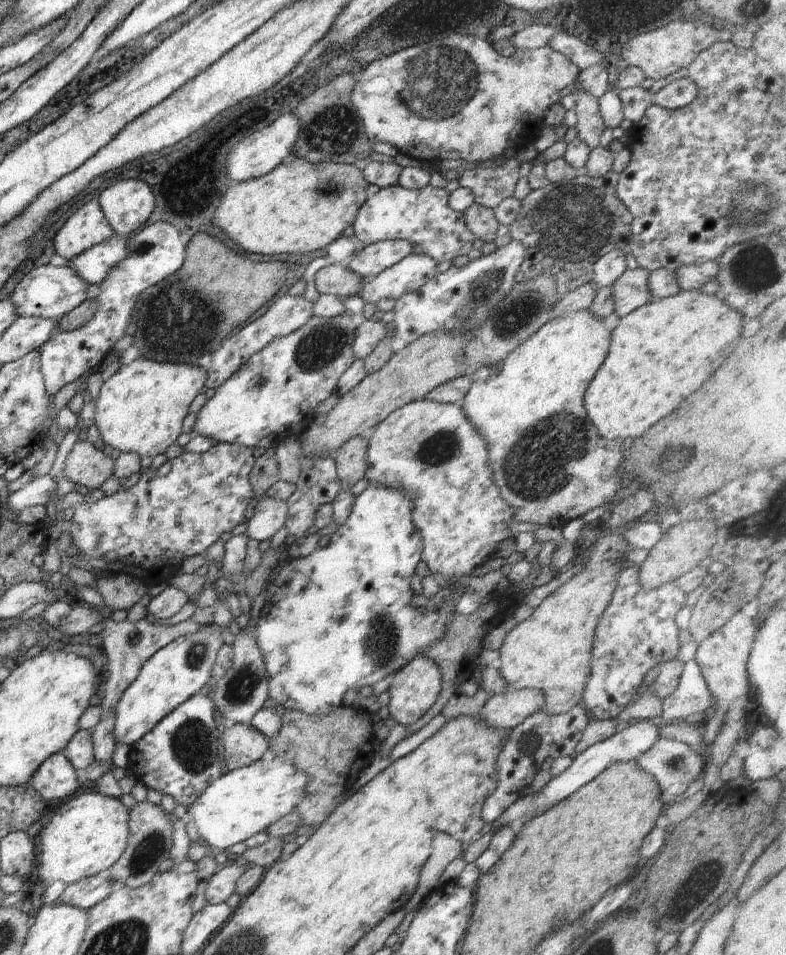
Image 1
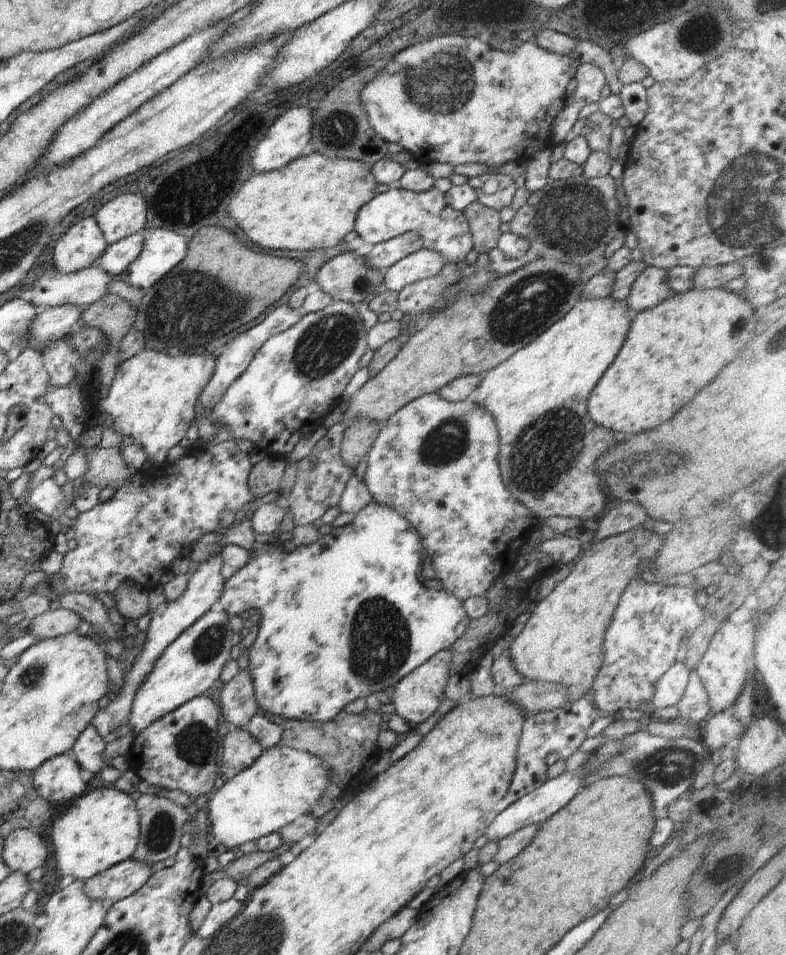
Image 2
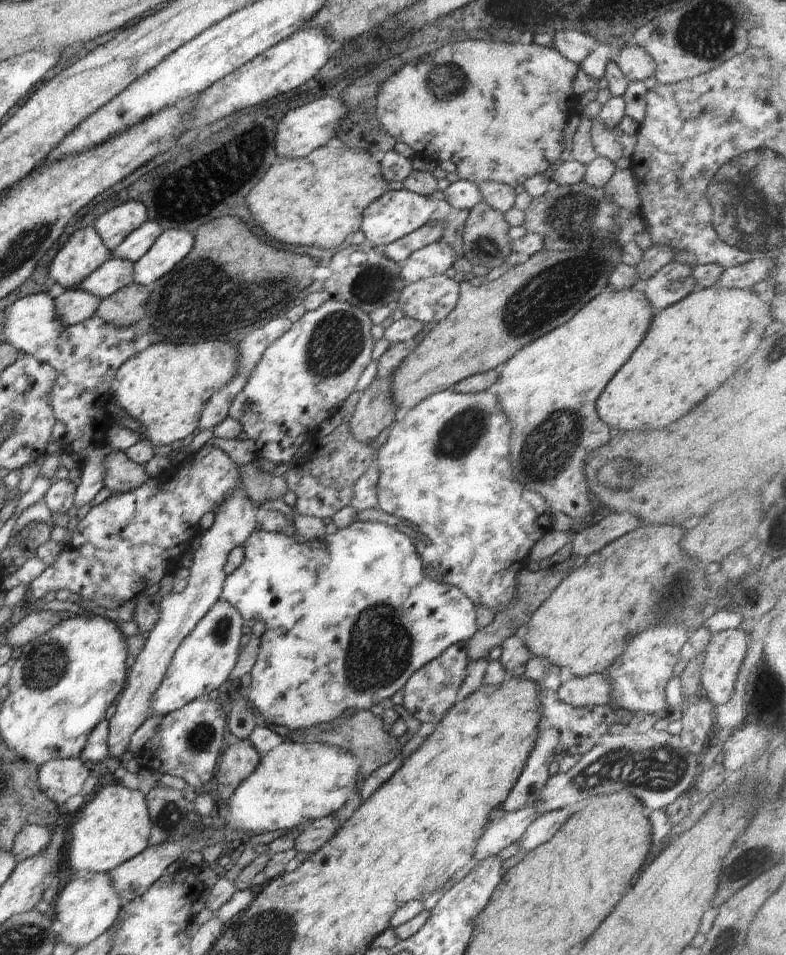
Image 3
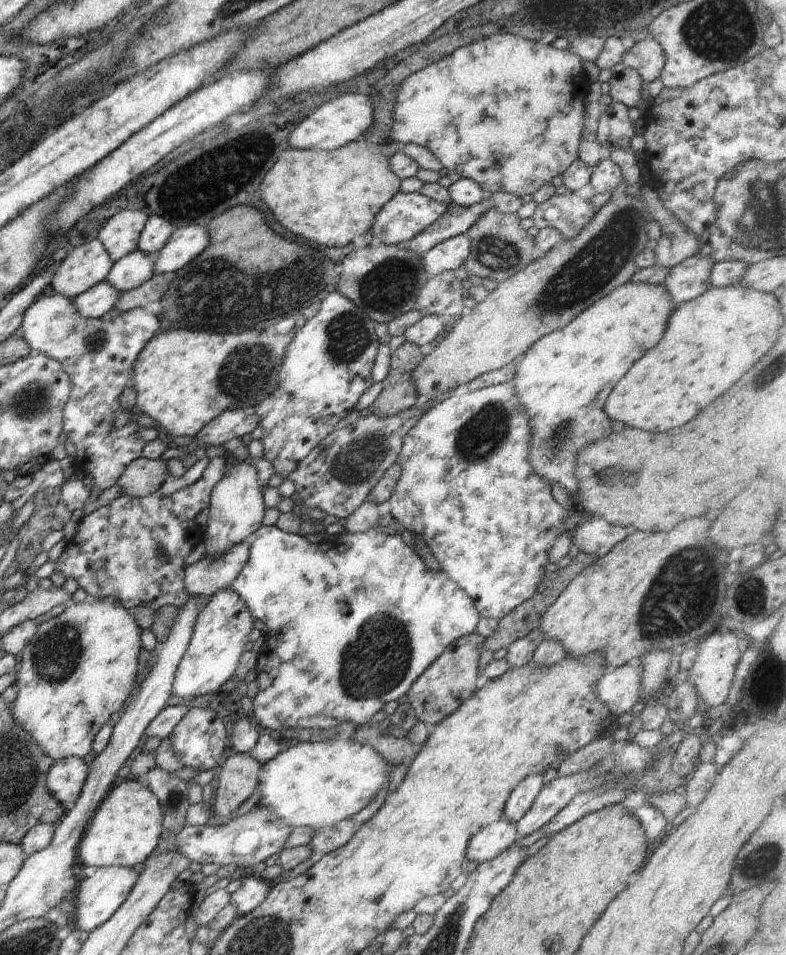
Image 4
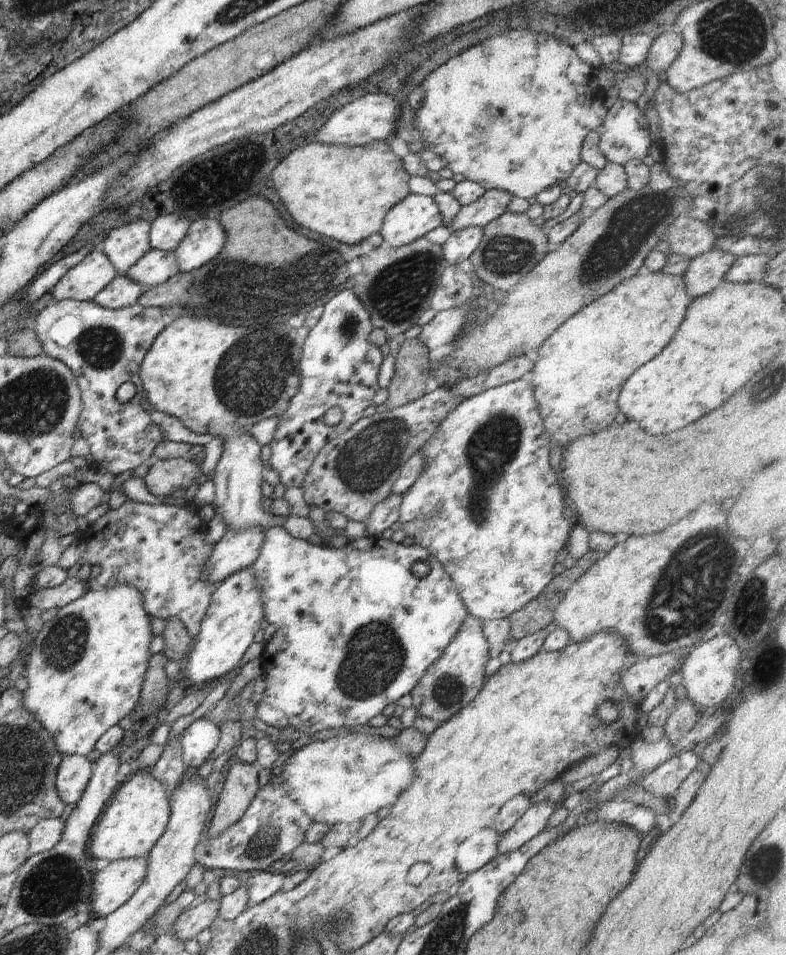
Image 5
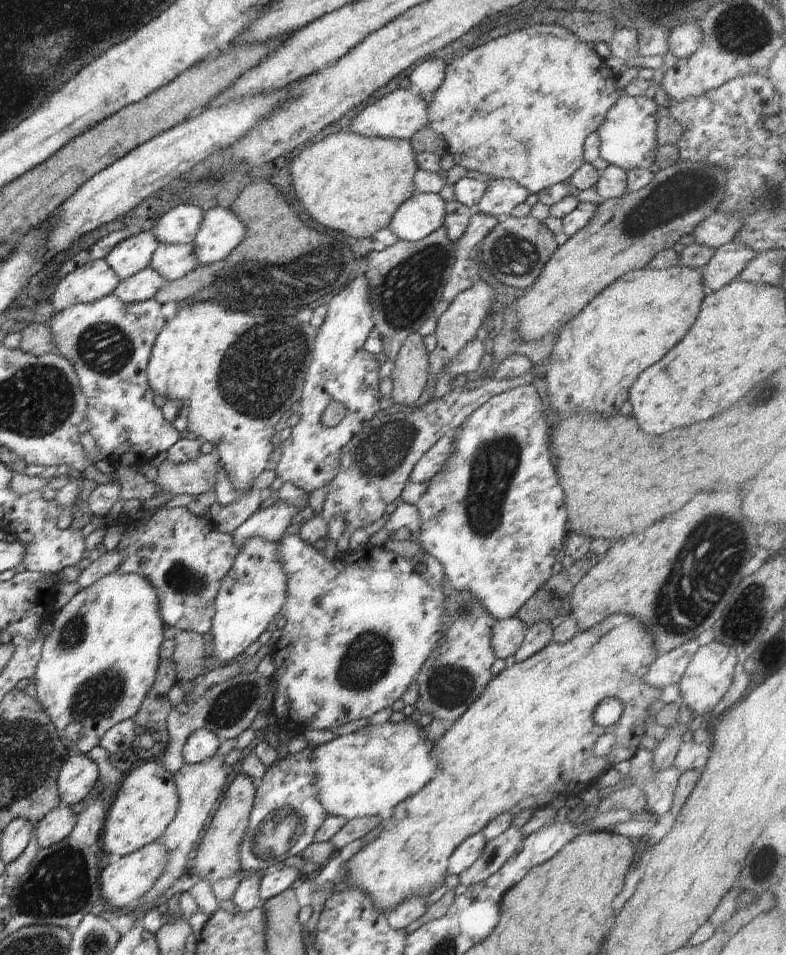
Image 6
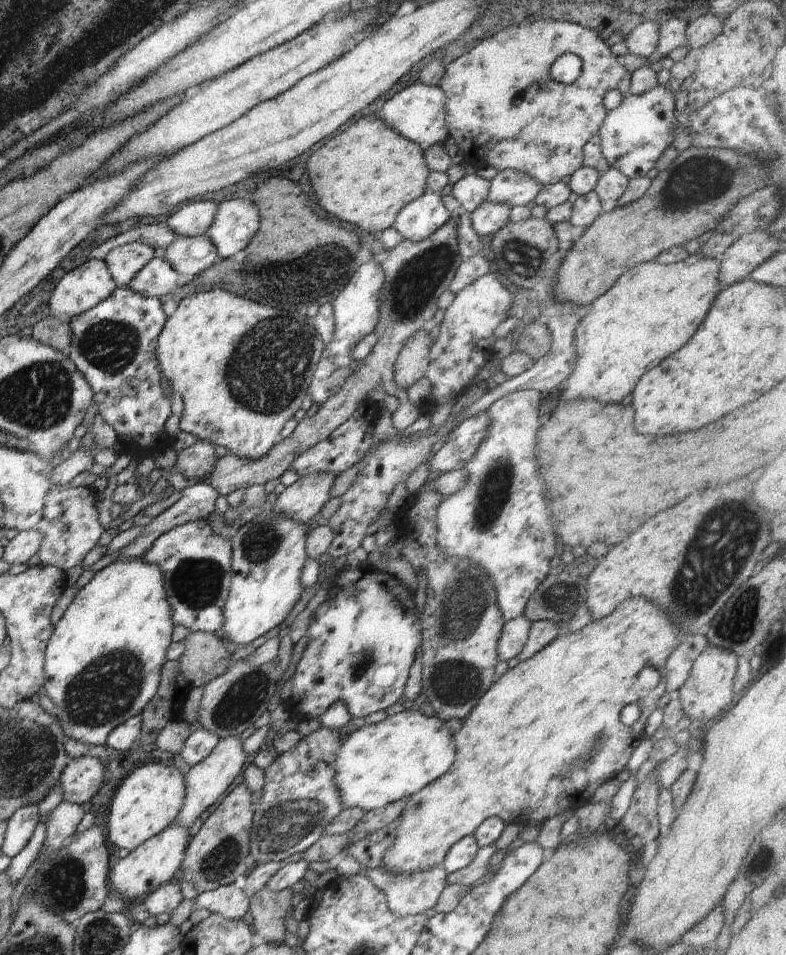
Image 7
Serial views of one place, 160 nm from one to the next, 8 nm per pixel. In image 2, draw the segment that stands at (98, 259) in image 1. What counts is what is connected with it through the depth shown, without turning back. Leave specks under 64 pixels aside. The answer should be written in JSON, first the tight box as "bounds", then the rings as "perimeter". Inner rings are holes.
{"bounds":[97,231,146,276],"perimeter":[[[140,231],[108,245],[97,262],[98,266],[102,267],[109,275],[118,276],[138,258],[145,237],[146,231]]]}

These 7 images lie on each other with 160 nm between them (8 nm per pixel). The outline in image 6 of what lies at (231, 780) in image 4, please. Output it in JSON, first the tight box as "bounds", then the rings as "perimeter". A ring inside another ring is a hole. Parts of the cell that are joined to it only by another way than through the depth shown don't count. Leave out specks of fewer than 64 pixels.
{"bounds":[188,773,257,884],"perimeter":[[[240,773],[227,786],[222,802],[220,802],[216,814],[210,820],[208,830],[204,832],[204,837],[198,846],[196,856],[192,859],[188,873],[196,874],[210,884],[232,875],[242,874],[239,850],[249,825],[251,810],[254,807],[253,800],[257,793],[255,785],[256,783],[249,776]]]}

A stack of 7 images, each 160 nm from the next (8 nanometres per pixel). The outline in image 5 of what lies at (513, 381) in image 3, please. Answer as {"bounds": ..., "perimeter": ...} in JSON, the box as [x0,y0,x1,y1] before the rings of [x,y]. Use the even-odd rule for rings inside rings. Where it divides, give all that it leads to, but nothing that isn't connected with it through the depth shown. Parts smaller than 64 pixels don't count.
{"bounds":[533,271,693,444],"perimeter":[[[650,271],[646,275],[634,275],[633,277],[627,278],[617,284],[610,292],[603,294],[600,298],[594,300],[590,304],[587,304],[584,308],[581,308],[574,316],[571,316],[564,324],[561,324],[545,341],[544,344],[539,348],[538,360],[534,365],[534,374],[536,374],[536,384],[533,387],[533,393],[535,399],[539,404],[539,415],[543,420],[543,425],[547,430],[548,436],[551,438],[552,444],[554,441],[562,444],[568,444],[579,436],[584,434],[590,434],[590,432],[600,432],[604,428],[608,428],[616,414],[620,412],[616,400],[618,400],[618,394],[620,394],[620,388],[622,384],[642,366],[646,364],[650,358],[654,358],[658,352],[662,352],[662,348],[672,340],[672,336],[676,334],[678,327],[686,316],[688,305],[693,301],[689,292],[687,291],[683,275],[671,275],[663,273],[662,271],[652,272]]]}

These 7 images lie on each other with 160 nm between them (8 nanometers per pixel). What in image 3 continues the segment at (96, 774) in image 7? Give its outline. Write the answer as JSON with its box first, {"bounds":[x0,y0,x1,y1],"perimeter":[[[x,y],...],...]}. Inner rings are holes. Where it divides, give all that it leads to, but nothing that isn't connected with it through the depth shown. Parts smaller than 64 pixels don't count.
{"bounds":[39,757,90,805],"perimeter":[[[78,757],[54,759],[39,766],[39,787],[57,805],[78,794],[90,775],[87,765]]]}

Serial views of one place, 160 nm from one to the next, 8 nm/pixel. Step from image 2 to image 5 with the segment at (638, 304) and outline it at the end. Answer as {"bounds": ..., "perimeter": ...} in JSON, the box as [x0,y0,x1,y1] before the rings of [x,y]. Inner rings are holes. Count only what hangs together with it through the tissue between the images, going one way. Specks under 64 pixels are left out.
{"bounds":[683,248,737,299],"perimeter":[[[714,248],[691,260],[691,265],[683,274],[683,279],[692,299],[704,296],[720,286],[723,276],[734,264],[737,256],[723,253]]]}

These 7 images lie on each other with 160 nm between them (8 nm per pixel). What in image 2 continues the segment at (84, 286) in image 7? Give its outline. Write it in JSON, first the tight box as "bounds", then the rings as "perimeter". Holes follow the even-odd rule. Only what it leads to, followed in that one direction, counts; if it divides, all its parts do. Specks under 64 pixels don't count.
{"bounds":[53,217,108,275],"perimeter":[[[95,217],[80,220],[57,240],[53,266],[67,275],[81,271],[97,264],[108,245]]]}

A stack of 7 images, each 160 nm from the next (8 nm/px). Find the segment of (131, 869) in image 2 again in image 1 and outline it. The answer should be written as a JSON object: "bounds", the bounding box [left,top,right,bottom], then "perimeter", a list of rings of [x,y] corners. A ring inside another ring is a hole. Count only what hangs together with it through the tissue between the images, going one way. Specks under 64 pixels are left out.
{"bounds":[56,870,121,909],"perimeter":[[[105,870],[70,883],[57,898],[56,903],[66,903],[81,909],[89,909],[121,887],[121,883],[111,879],[110,870]]]}

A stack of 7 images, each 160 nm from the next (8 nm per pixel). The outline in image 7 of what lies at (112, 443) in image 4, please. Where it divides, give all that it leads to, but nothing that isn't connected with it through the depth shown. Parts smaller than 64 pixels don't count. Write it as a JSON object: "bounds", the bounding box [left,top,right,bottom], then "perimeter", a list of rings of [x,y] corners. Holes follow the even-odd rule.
{"bounds":[69,286,172,455],"perimeter":[[[129,286],[117,288],[106,300],[69,322],[73,334],[69,359],[91,386],[93,402],[104,422],[112,426],[122,442],[128,438],[125,448],[130,455],[138,451],[152,455],[172,446],[164,430],[171,402],[160,385],[157,360],[157,338],[167,319],[162,305],[162,299],[142,296]]]}

